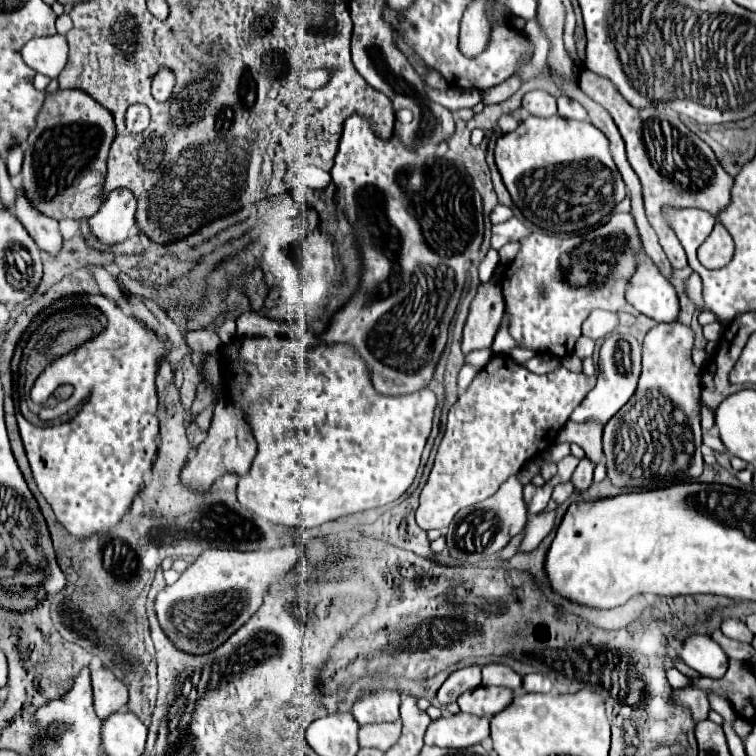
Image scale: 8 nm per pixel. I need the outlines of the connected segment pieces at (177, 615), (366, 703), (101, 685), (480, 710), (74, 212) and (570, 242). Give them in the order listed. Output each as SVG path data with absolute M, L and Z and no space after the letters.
M295 546L257 552L209 548L181 574L175 584L165 586L157 594L157 620L177 650L193 656L207 654L219 648L259 610L265 590L295 564Z
M377 690L363 694L355 700L351 714L359 724L381 724L399 718L399 692L397 690Z
M107 668L95 670L91 674L93 680L93 692L95 692L95 714L105 720L111 714L123 710L127 706L127 688L121 680L115 680L115 676L111 676L111 672L107 672Z
M477 686L475 690L465 692L459 696L457 704L463 712L475 714L475 716L495 716L497 712L505 710L513 702L515 692L511 688L503 686Z
M57 90L47 96L35 130L27 138L21 190L43 216L53 220L91 218L101 206L107 154L115 138L113 116L81 90Z
M613 214L609 222L577 236L561 236L535 230L527 238L519 240L519 244L521 248L505 270L505 278L501 282L505 314L509 314L509 334L519 348L531 350L535 354L551 354L557 358L573 354L573 346L581 336L581 324L591 310L605 308L609 312L619 312L627 304L623 288L627 284L627 276L633 272L635 254L643 252L631 214Z

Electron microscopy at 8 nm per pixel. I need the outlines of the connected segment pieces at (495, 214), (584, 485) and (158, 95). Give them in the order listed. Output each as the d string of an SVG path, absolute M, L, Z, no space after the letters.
M497 204L495 208L493 208L493 212L491 212L491 222L493 224L499 224L499 222L503 222L503 220L509 220L513 216L513 212L511 212L511 208L507 208L507 206L501 206L501 204Z
M583 458L579 462L579 466L575 468L575 472L571 476L571 484L573 484L573 488L577 492L583 492L583 490L587 490L591 486L591 482L593 482L593 468L595 466L591 466L591 460L587 460L587 458Z
M165 68L163 72L159 72L159 74L152 79L151 93L157 101L165 101L171 96L173 78L175 78L175 76L171 76L171 70Z

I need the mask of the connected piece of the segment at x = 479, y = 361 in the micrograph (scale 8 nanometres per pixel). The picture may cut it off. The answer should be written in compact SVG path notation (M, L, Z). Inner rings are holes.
M487 348L487 350L477 350L477 352L471 352L465 360L467 360L469 364L477 366L477 368L483 368L483 366L485 366L491 358L493 358L493 350L491 350L491 348Z

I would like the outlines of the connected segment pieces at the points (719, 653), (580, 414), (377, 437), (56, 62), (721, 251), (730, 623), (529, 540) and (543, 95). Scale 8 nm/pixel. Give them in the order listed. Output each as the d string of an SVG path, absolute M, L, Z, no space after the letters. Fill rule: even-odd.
M689 636L679 658L707 678L723 678L729 666L729 658L723 648L709 636Z
M613 334L601 346L599 356L599 378L597 386L587 394L583 404L571 414L573 422L599 422L607 424L613 414L621 410L621 406L631 398L637 386L637 378L641 374L641 344L631 334Z
M235 338L231 342L224 345L222 354L227 364L230 364L230 376L226 379L226 390L229 396L235 402L243 406L245 414L249 414L249 424L253 428L255 440L259 444L259 452L251 462L249 472L239 478L237 484L237 498L239 502L249 508L251 512L259 514L261 518L273 522L273 524L283 524L283 526L303 526L303 528L315 528L321 526L325 522L355 514L355 512L363 512L367 508L379 508L385 506L389 502L395 502L411 484L413 478L417 474L419 468L419 460L421 460L421 452L425 448L427 436L431 432L431 424L433 424L433 410L435 410L435 394L427 388L417 390L413 394L401 394L401 396L383 396L377 394L371 380L369 380L369 372L367 366L363 364L363 360L355 354L355 350L349 344L335 344L335 346L321 346L319 350L323 352L323 360L317 360L317 366L309 366L309 374L299 374L293 370L292 362L294 341L287 338Z
M55 34L51 38L33 38L23 46L23 60L35 72L57 78L67 64L67 52L67 40L61 34Z
M721 224L715 226L715 240L709 238L699 247L698 260L706 268L721 268L729 264L729 258L733 256L733 240L725 232Z
M727 618L721 624L721 632L731 640L739 640L739 642L751 642L753 640L753 634L749 632L749 628L741 620L735 620L735 618Z
M555 510L541 512L535 518L531 518L525 528L525 536L519 546L519 552L529 552L529 550L537 548L537 544L553 530L553 526L555 526Z
M533 90L523 96L523 108L533 116L553 116L557 114L557 100L543 90Z

